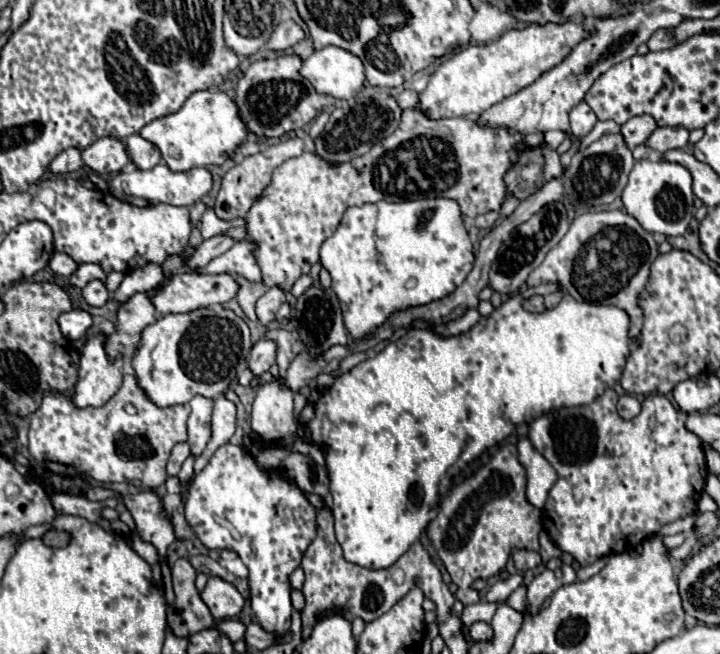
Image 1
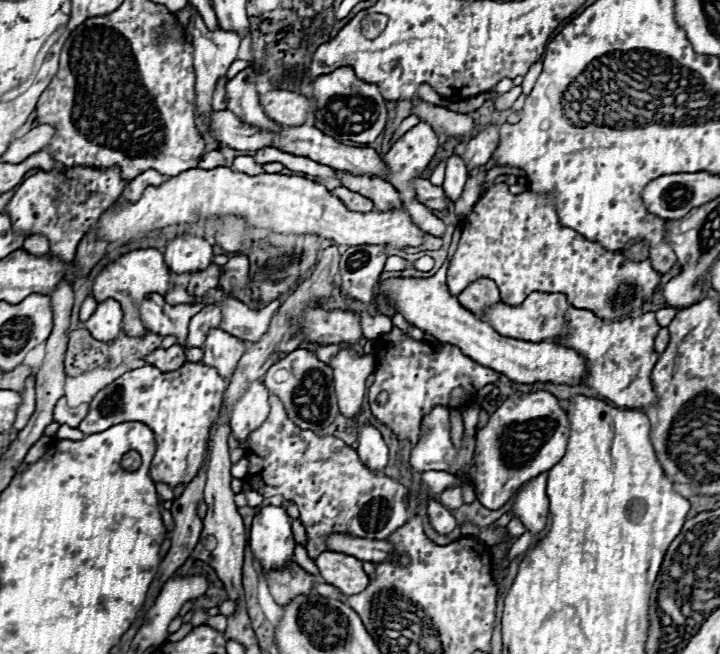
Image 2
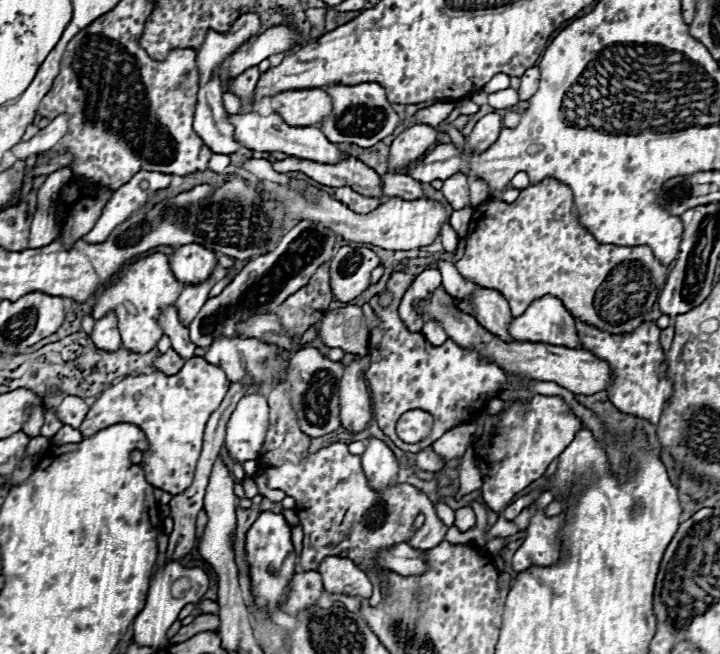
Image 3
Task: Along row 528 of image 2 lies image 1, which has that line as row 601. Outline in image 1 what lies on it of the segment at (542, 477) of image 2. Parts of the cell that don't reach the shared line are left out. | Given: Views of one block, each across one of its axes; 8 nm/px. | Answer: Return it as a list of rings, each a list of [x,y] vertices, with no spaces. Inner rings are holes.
[[[562,564],[558,570],[544,568],[528,586],[528,612],[538,612],[548,596],[552,596],[560,586],[572,582],[576,582],[576,572],[572,566]]]

